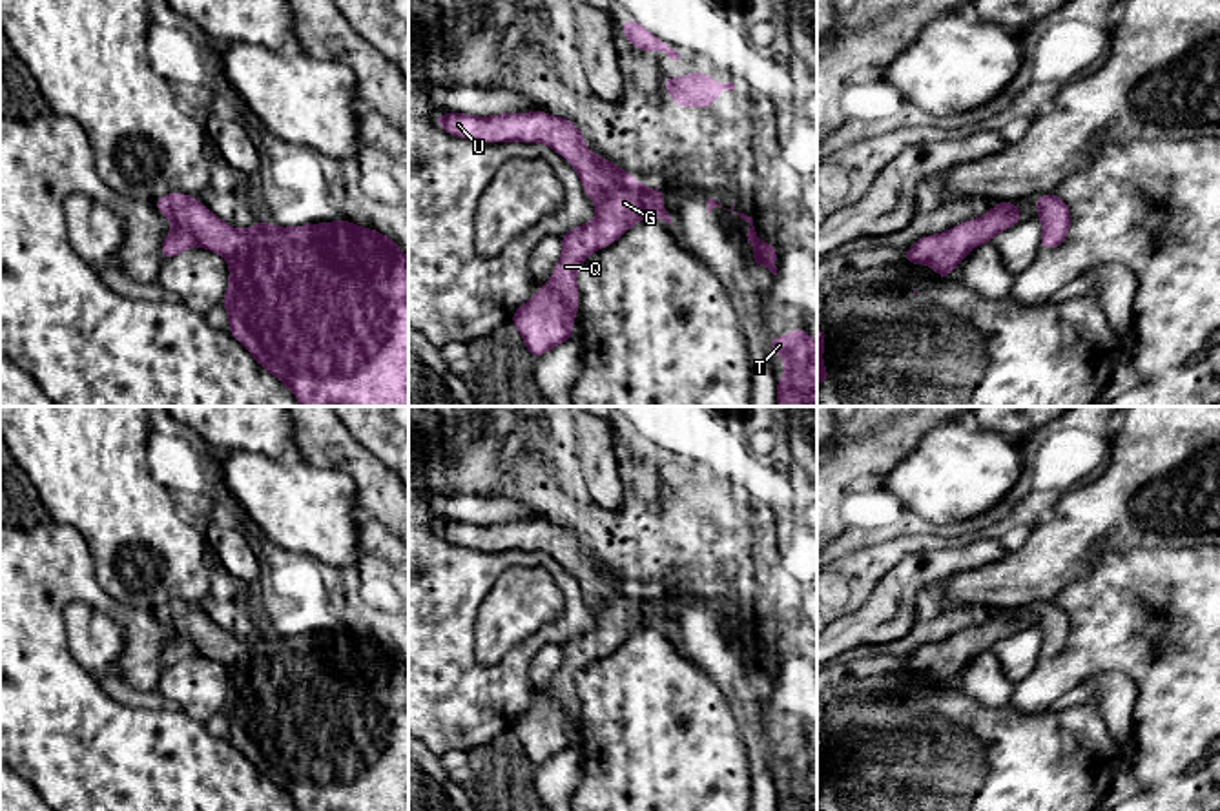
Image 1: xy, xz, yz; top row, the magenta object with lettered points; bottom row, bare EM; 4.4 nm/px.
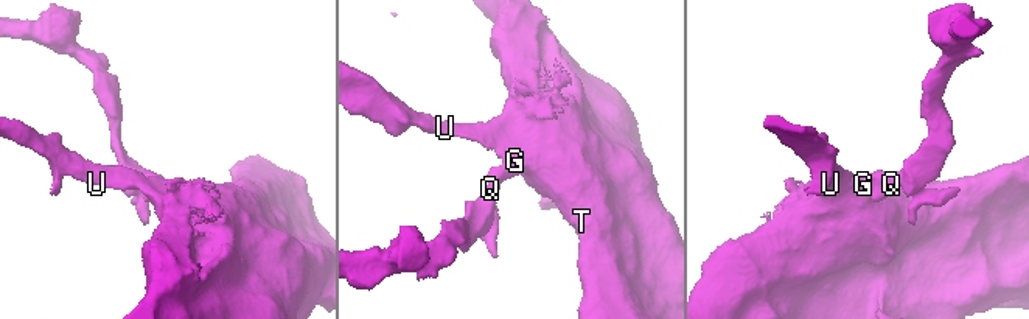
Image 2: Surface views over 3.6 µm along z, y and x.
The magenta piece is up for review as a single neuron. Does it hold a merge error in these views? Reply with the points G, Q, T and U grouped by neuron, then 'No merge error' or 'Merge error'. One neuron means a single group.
Groups: G Q T U. No merge error

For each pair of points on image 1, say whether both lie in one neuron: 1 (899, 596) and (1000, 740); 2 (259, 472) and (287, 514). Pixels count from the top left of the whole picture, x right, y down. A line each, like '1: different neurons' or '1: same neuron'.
1: different neurons
2: same neuron

